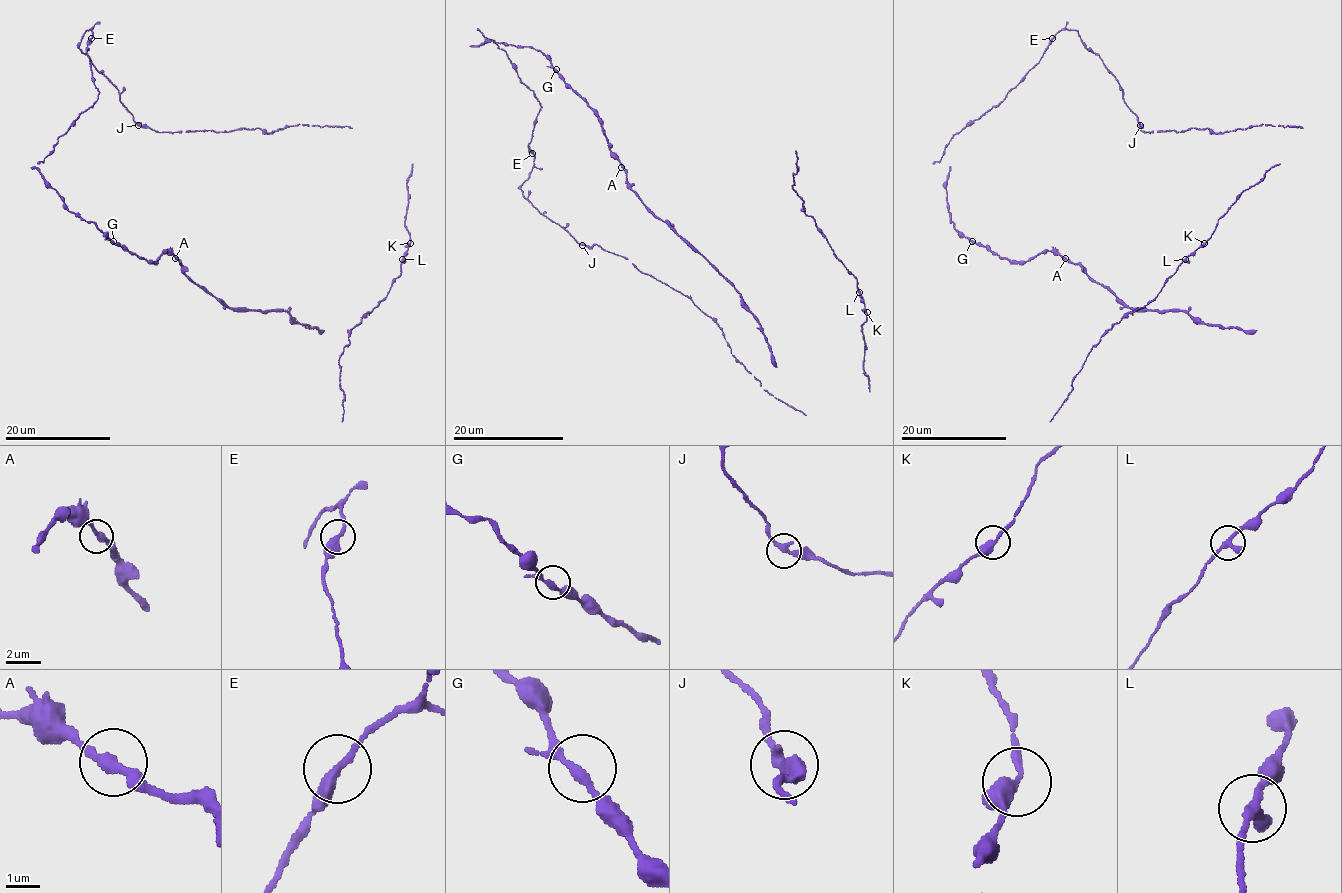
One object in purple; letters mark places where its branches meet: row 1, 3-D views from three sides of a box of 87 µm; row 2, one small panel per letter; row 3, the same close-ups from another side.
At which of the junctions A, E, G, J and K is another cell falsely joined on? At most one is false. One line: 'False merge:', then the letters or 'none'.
False merge: none

